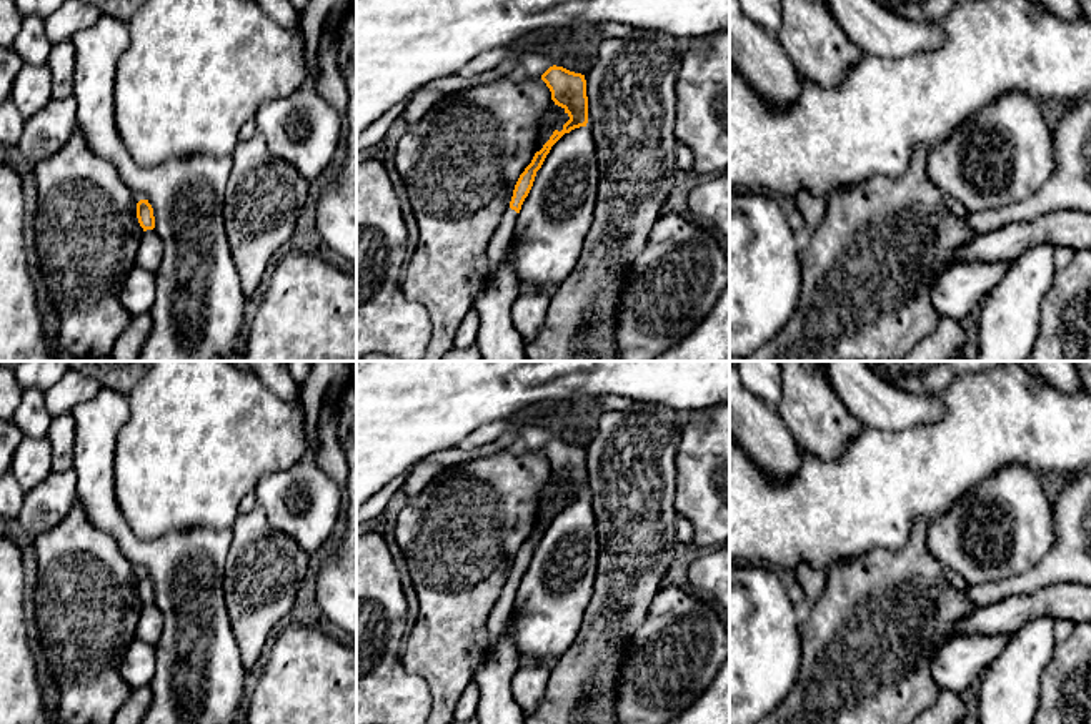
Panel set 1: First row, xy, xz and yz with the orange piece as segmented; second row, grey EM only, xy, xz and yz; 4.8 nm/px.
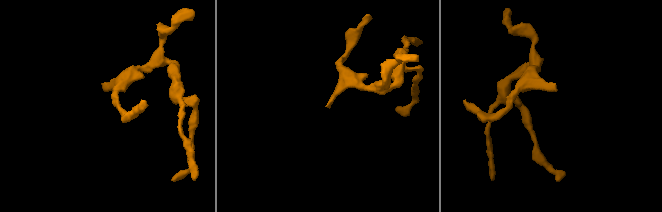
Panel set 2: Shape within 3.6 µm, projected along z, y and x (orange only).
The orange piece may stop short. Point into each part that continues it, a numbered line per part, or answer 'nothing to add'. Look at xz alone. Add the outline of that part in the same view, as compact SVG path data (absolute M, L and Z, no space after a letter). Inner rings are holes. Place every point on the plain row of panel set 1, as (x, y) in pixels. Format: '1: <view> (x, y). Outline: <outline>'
1: xz (500, 614). Outline: M508 581L491 609L488 621L486 621L486 632L488 632L488 651L493 651L505 634L510 617L515 611L515 594L518 586Z

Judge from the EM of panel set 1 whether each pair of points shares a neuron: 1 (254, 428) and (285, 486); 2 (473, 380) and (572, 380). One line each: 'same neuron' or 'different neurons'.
1: different neurons
2: same neuron

